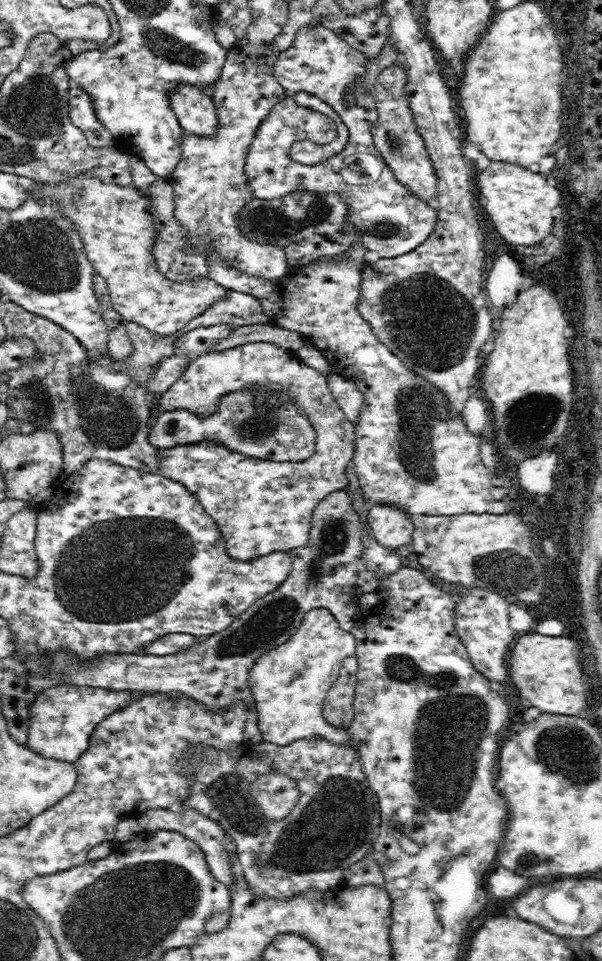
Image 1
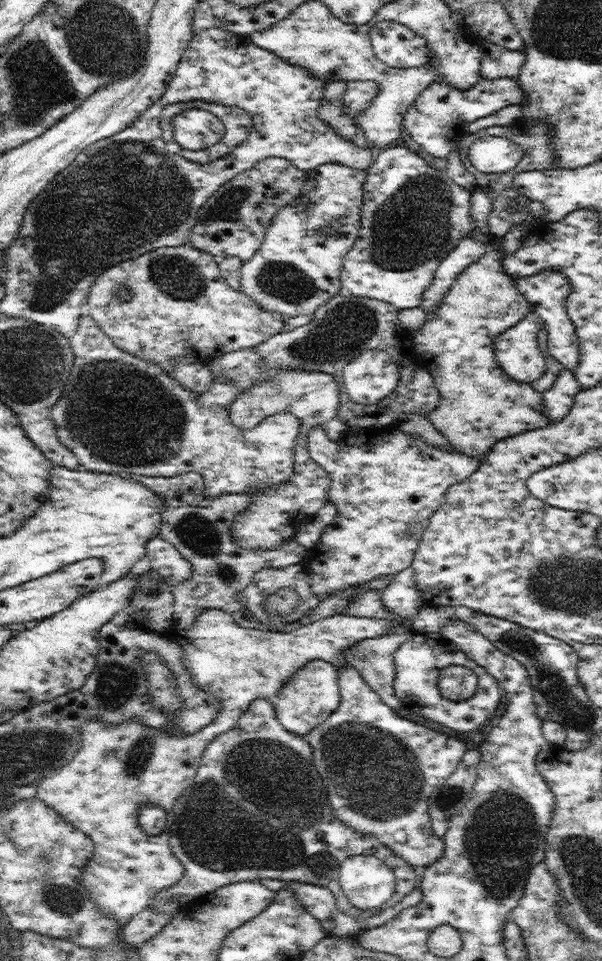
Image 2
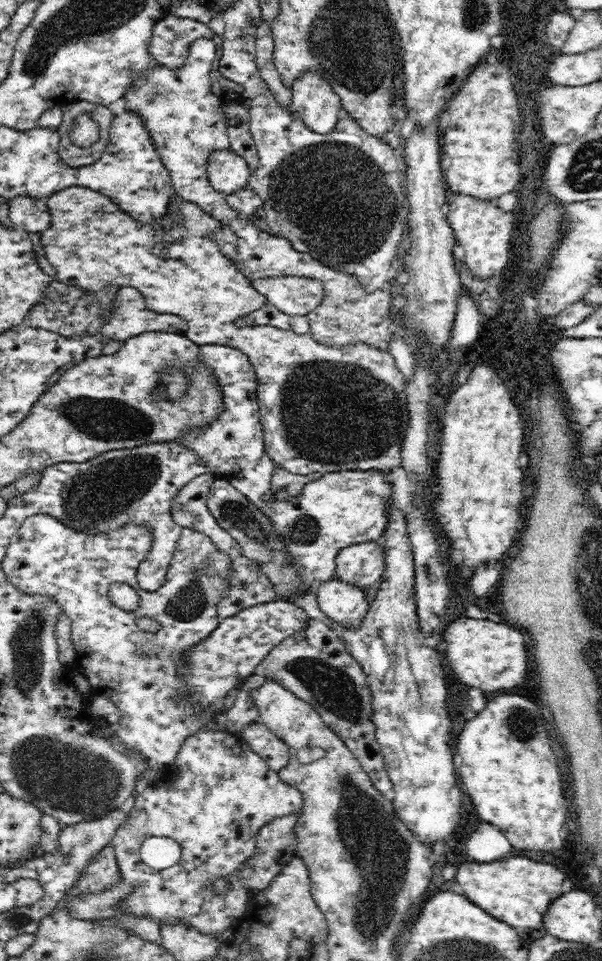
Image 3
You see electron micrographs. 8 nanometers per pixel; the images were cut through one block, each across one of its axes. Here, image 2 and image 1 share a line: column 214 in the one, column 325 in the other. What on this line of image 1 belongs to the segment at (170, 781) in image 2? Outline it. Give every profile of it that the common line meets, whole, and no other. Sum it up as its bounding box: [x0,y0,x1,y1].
[248,608,356,748]

